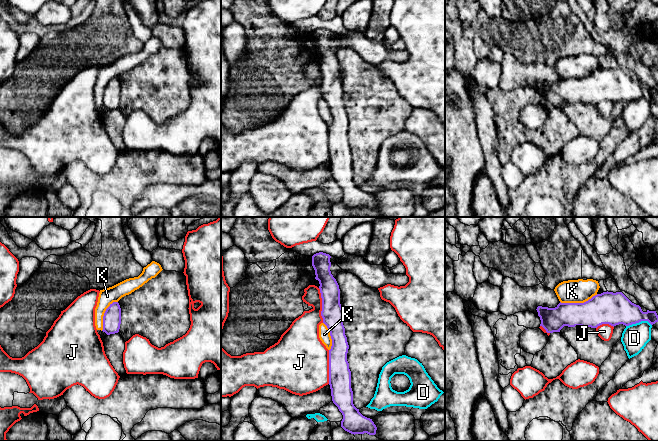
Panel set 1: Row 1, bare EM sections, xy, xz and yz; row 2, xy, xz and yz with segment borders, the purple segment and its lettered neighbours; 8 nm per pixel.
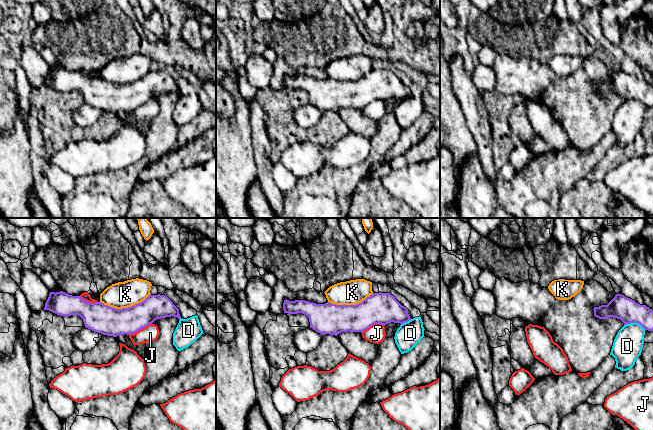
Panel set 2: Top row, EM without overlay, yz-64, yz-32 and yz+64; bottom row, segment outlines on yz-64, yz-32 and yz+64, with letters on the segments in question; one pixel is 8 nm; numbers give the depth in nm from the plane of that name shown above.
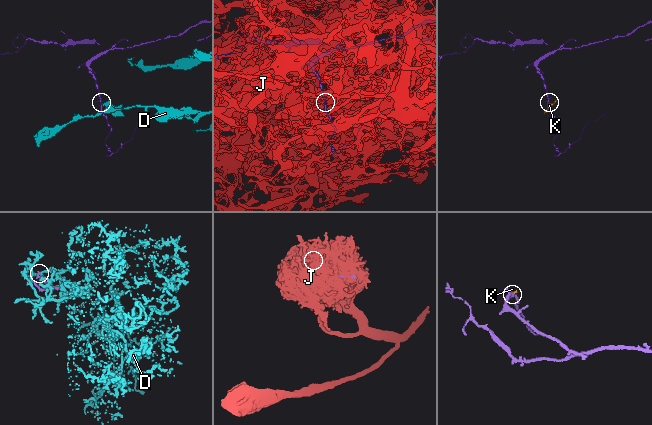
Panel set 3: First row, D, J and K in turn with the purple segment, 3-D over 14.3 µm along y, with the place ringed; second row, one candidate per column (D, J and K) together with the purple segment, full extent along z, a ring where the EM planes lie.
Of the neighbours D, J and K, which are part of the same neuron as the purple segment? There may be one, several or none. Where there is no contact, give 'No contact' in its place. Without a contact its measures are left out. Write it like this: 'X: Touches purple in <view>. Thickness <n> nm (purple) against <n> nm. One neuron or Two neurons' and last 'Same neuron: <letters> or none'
D: Touches purple in yz. Thickness 260 nm (purple) against 220 nm. Two neurons
J: Touches purple in xz. Thickness 180 nm (purple) against 240 nm. Two neurons
K: Touches purple in yz. Thickness 260 nm (purple) against 190 nm. Two neurons
Same neuron: none

